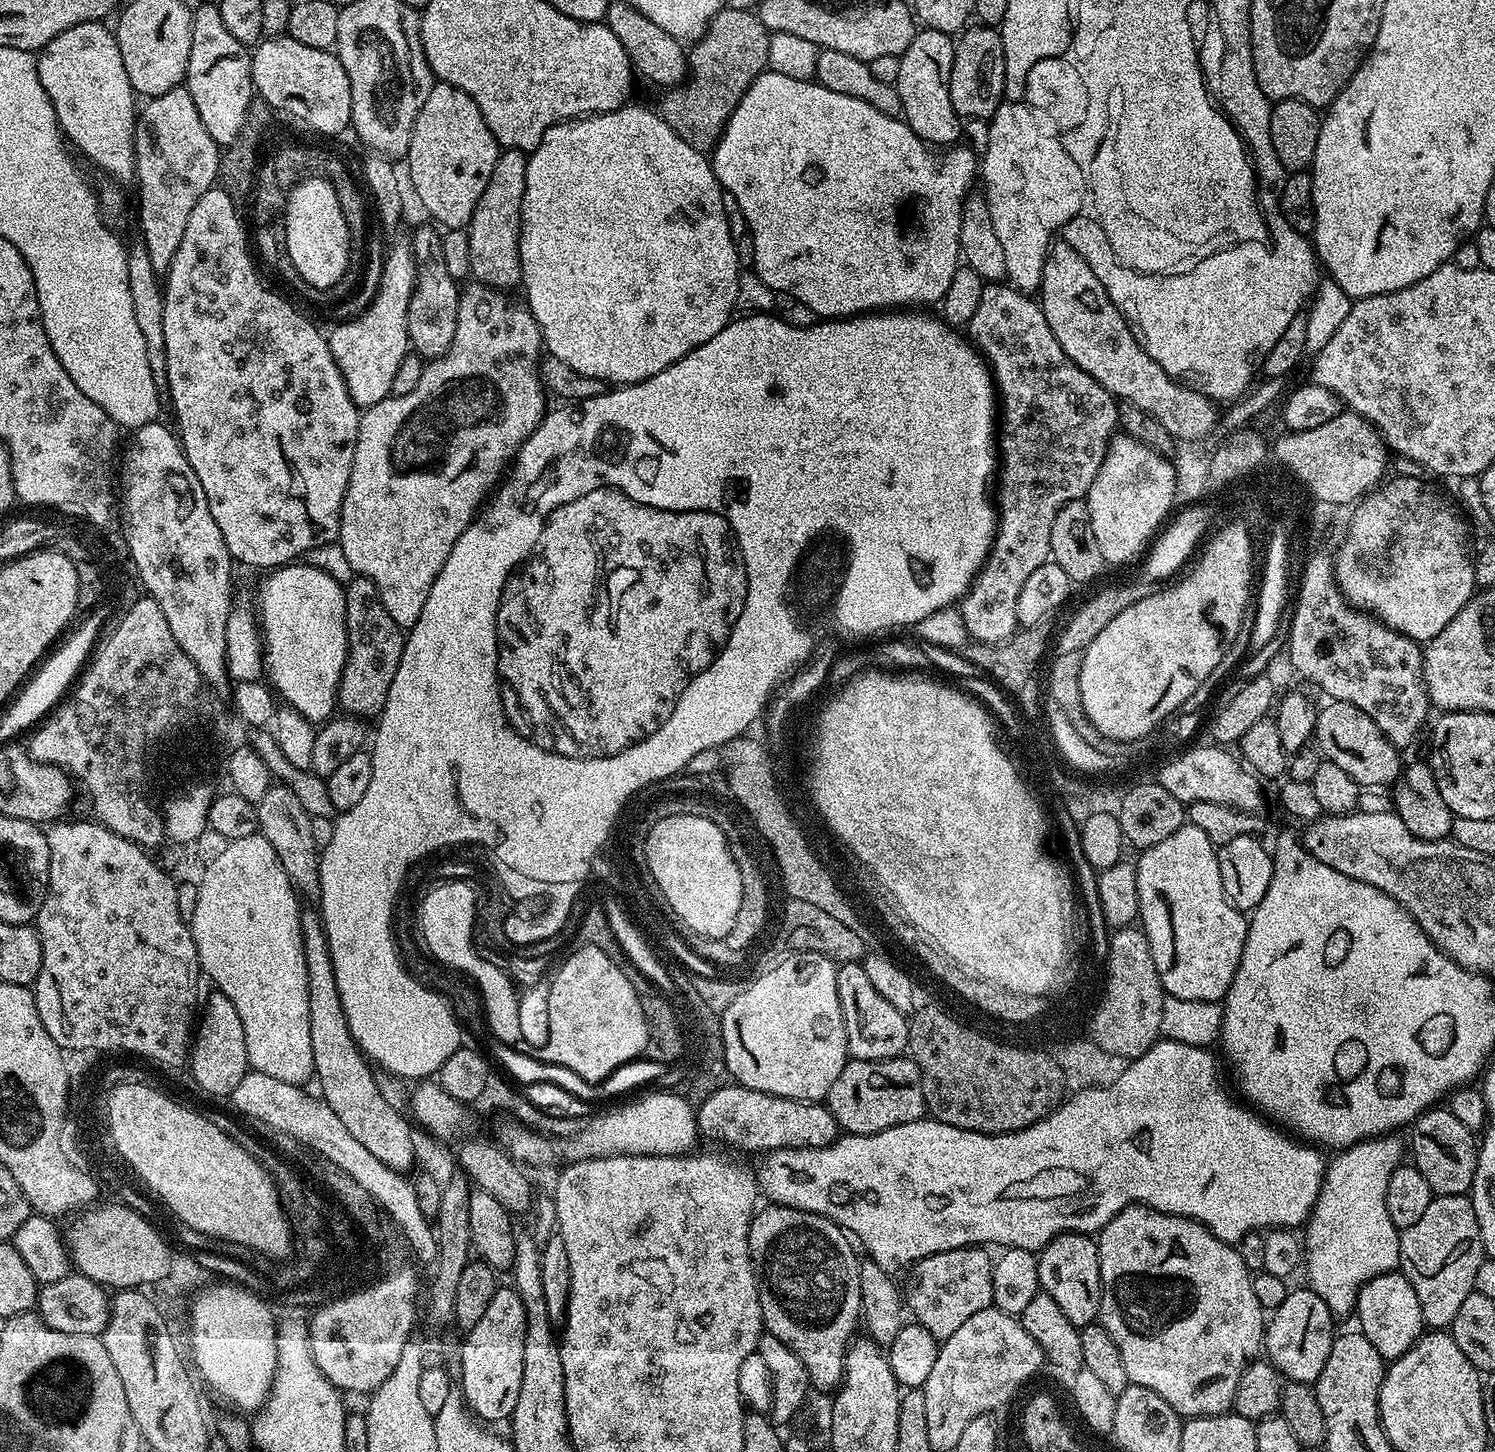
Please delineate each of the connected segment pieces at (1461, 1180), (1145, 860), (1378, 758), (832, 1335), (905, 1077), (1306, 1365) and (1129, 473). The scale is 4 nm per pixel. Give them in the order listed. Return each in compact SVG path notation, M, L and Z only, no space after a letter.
M1437 1106L1415 1120L1411 1125L1412 1160L1411 1163L1426 1178L1433 1196L1462 1196L1472 1191L1476 1173L1476 1154L1478 1140L1473 1129L1462 1126L1458 1118L1447 1107Z
M1185 822L1170 838L1150 846L1135 857L1138 878L1139 923L1148 939L1154 966L1165 993L1186 1002L1220 1002L1234 982L1242 950L1246 946L1249 917L1237 910L1222 890L1222 874L1218 874L1217 845L1206 838L1198 826Z
M1329 699L1327 703L1316 713L1314 744L1320 756L1344 770L1361 789L1384 790L1387 784L1388 787L1395 785L1402 771L1401 749L1392 745L1386 734L1374 726L1374 718L1358 710L1358 706L1334 699Z
M781 1204L764 1207L753 1215L748 1226L748 1245L767 1335L778 1338L778 1342L798 1354L798 1362L802 1362L806 1368L808 1382L813 1389L835 1389L844 1378L844 1353L857 1335L856 1324L858 1328L862 1320L861 1261L851 1249L849 1233L839 1228L830 1218Z
M907 1055L895 1056L889 1060L853 1060L834 1078L834 1086L830 1086L826 1097L826 1107L836 1119L837 1125L845 1133L853 1136L865 1136L886 1130L890 1126L902 1126L906 1122L925 1119L926 1105L922 1078L918 1066Z
M1307 1286L1293 1287L1282 1306L1271 1309L1264 1329L1263 1351L1268 1363L1275 1366L1280 1375L1298 1384L1312 1384L1322 1374L1326 1358L1330 1358L1330 1346L1334 1317L1330 1306L1318 1298Z
M1117 434L1108 443L1108 453L1086 499L1090 510L1090 526L1094 526L1094 539L1098 542L1098 550L1102 550L1105 565L1128 564L1140 551L1139 556L1149 547L1150 541L1161 531L1177 503L1176 465L1169 457L1150 450L1150 446L1134 439L1131 434Z

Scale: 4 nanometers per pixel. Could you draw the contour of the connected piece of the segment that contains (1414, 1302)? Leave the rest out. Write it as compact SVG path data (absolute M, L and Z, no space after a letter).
M1387 1272L1378 1274L1378 1278L1370 1278L1362 1286L1356 1299L1354 1317L1358 1323L1358 1330L1378 1350L1378 1354L1385 1362L1397 1360L1406 1350L1416 1345L1416 1341L1425 1335L1426 1325L1422 1318L1422 1302L1418 1294L1414 1294L1414 1286L1404 1277L1403 1272Z

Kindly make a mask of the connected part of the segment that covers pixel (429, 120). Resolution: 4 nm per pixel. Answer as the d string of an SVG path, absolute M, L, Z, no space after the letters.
M436 82L418 110L406 163L421 206L441 229L467 229L501 151L486 118L482 118L482 110L478 110L478 102L454 86Z

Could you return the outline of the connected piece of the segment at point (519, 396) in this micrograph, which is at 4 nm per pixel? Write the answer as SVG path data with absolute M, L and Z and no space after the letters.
M465 283L458 302L458 326L454 326L454 340L450 342L446 354L429 359L425 363L422 378L418 378L418 386L414 386L410 394L390 395L360 413L358 438L354 446L354 462L350 466L350 480L346 486L346 494L342 498L338 543L342 554L346 554L346 562L350 562L353 573L370 578L370 582L378 586L378 594L382 598L382 606L386 606L386 614L390 614L390 618L394 618L394 622L402 630L410 629L414 626L414 622L418 622L422 614L422 606L426 606L426 598L430 598L430 586L438 578L442 566L446 566L446 558L450 558L450 550L454 550L454 542L458 542L458 538L462 538L464 531L471 526L482 505L497 487L496 479L500 475L501 477L505 475L506 469L513 463L516 453L520 451L526 438L534 434L534 430L543 422L546 415L546 407L544 408L546 389L540 379L542 361L540 327L527 307L511 308L500 296L503 295L497 289L489 288L486 284Z

